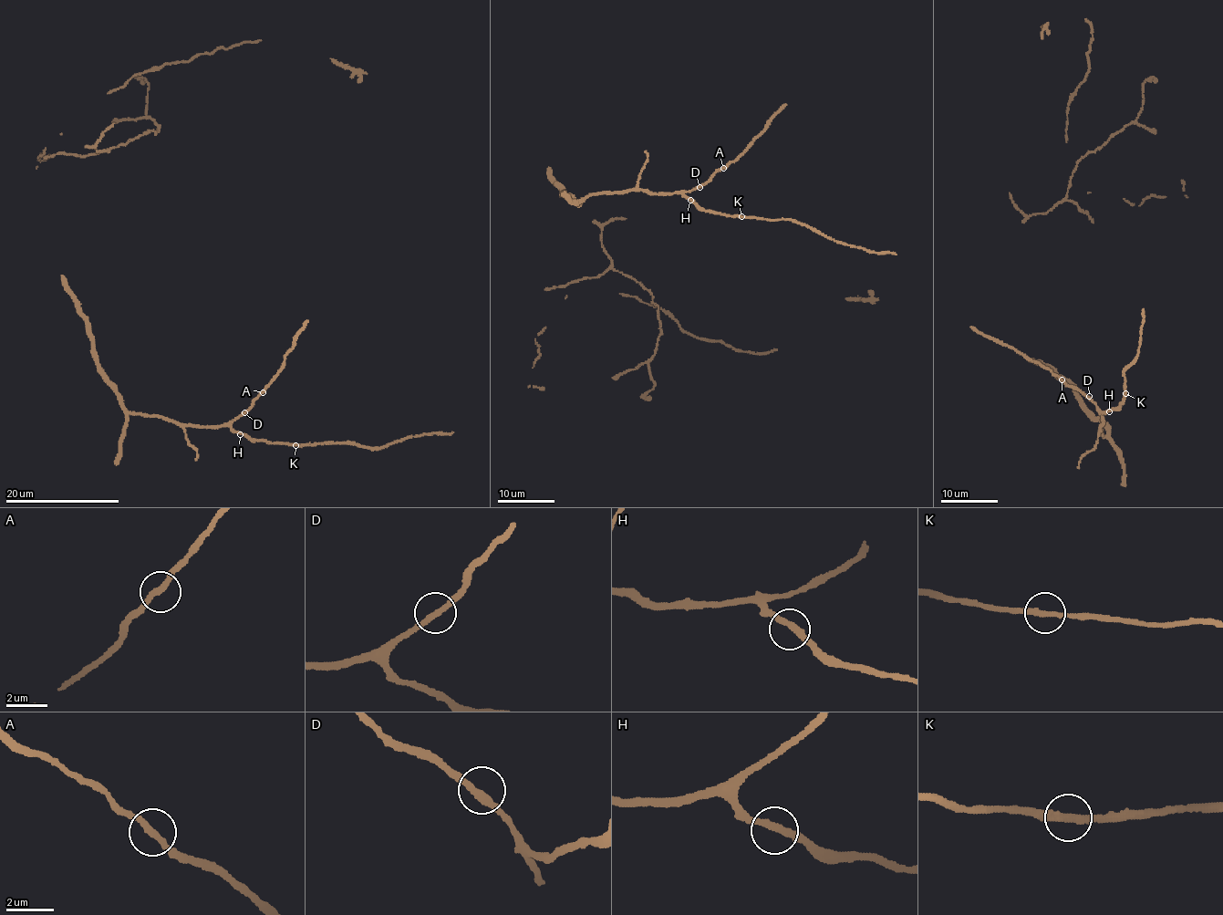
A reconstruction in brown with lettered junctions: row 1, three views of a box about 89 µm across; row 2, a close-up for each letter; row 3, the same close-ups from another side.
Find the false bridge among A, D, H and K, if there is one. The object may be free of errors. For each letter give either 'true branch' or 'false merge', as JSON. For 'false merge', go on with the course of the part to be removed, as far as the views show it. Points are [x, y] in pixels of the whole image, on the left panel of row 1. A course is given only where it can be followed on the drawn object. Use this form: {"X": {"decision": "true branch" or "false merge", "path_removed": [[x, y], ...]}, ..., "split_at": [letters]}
{"A": {"decision": "true branch"}, "D": {"decision": "true branch"}, "H": {"decision": "true branch"}, "K": {"decision": "true branch"}, "split_at": []}

